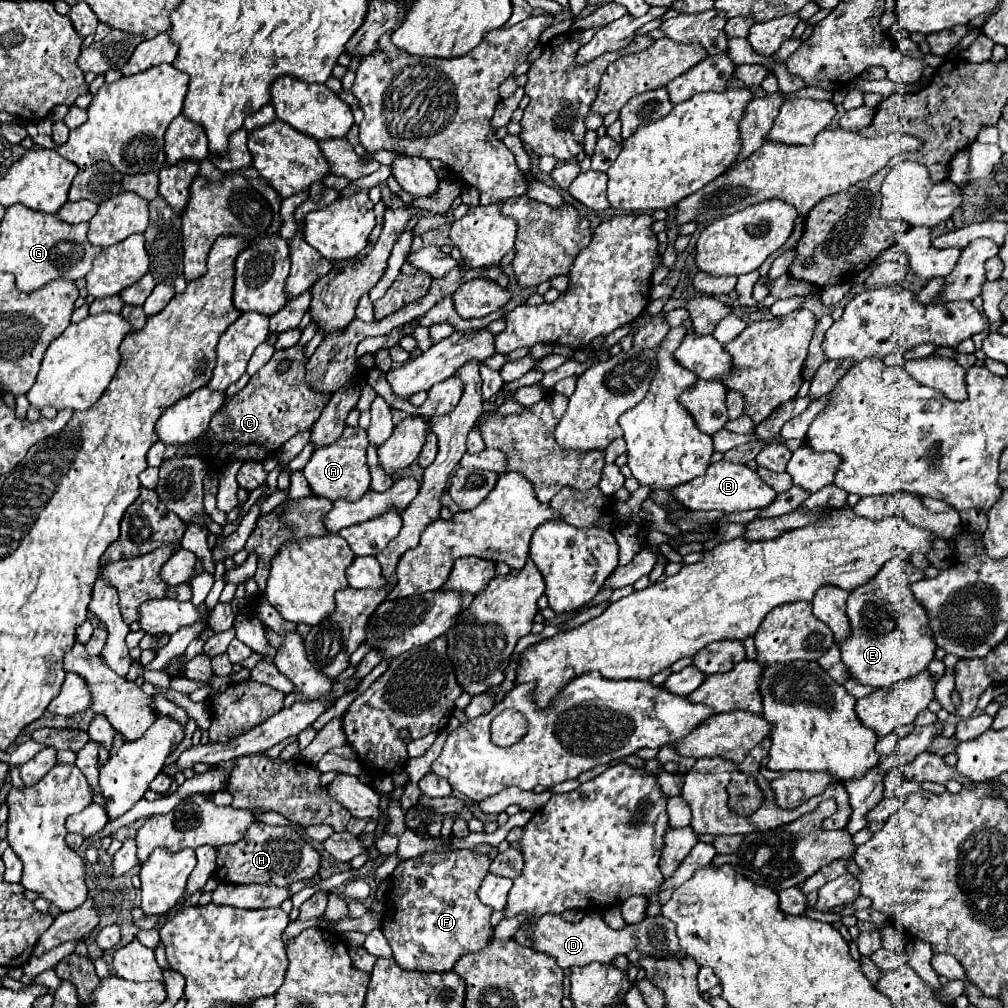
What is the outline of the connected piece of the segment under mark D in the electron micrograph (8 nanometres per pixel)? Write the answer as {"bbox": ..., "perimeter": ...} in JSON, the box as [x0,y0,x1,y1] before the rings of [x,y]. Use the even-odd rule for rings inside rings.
{"bbox":[529,914,679,970],"perimeter":[[[543,914],[531,926],[529,940],[531,940],[531,948],[535,952],[543,952],[543,954],[555,958],[557,966],[561,966],[563,970],[571,968],[571,966],[585,966],[591,962],[609,964],[615,956],[627,954],[633,948],[639,948],[645,956],[655,956],[655,958],[663,958],[663,956],[679,952],[675,924],[671,920],[667,920],[665,916],[645,918],[639,924],[627,924],[623,930],[613,930],[603,922],[603,918],[599,914],[587,914],[577,924],[563,920],[559,914]]]}

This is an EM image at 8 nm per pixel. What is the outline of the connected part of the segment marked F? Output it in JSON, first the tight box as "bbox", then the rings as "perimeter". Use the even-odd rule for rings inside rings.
{"bbox":[381,850,493,972],"perimeter":[[[477,850],[425,852],[419,858],[399,862],[391,874],[393,888],[385,902],[381,930],[401,968],[449,972],[463,954],[477,952],[489,944],[493,938],[493,926],[489,924],[493,910],[477,896],[489,864],[491,860]]]}

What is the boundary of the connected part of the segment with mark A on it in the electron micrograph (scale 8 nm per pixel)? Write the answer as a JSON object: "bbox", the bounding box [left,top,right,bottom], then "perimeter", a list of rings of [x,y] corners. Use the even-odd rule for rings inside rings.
{"bbox":[303,426,369,500],"perimeter":[[[355,426],[355,428],[345,428],[341,438],[327,446],[327,448],[317,448],[311,456],[311,460],[307,462],[303,474],[313,490],[315,496],[323,496],[327,500],[359,500],[367,490],[369,490],[369,468],[367,468],[367,434],[363,428]]]}

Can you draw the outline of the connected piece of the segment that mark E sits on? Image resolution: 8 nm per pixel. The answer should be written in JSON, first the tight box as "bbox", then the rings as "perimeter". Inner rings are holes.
{"bbox":[839,558,935,688],"perimeter":[[[899,558],[883,564],[879,574],[855,588],[847,598],[847,616],[853,634],[839,644],[843,664],[861,684],[883,688],[923,672],[935,656],[935,640],[929,628],[927,610],[919,606],[911,584],[923,580],[923,570]]]}

